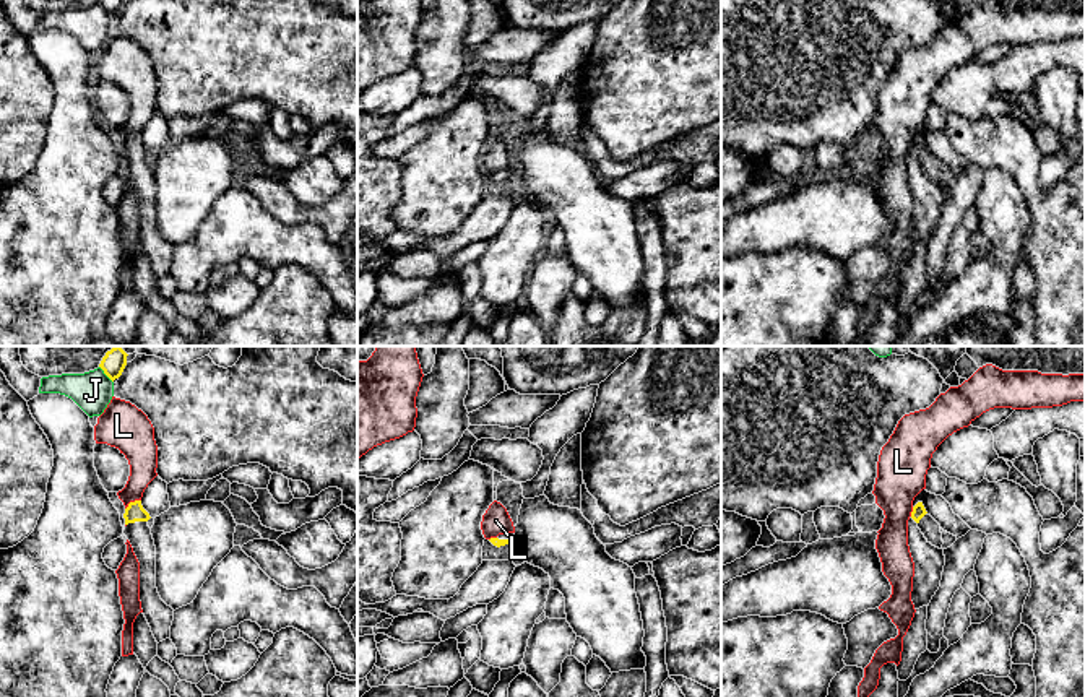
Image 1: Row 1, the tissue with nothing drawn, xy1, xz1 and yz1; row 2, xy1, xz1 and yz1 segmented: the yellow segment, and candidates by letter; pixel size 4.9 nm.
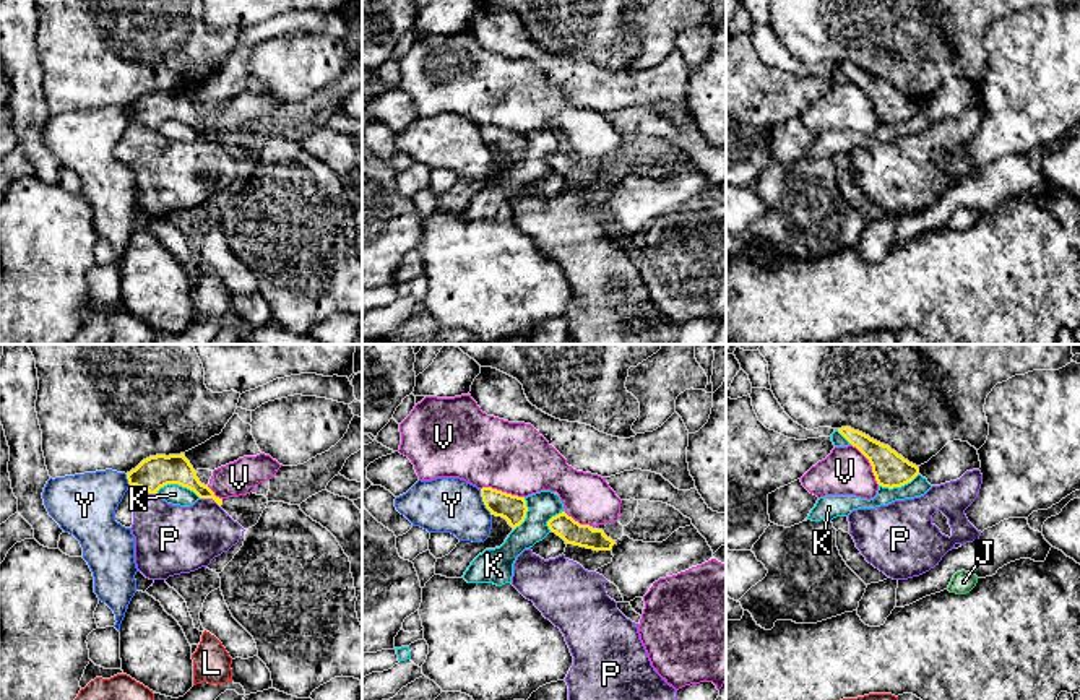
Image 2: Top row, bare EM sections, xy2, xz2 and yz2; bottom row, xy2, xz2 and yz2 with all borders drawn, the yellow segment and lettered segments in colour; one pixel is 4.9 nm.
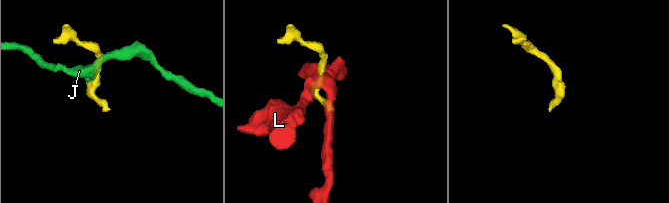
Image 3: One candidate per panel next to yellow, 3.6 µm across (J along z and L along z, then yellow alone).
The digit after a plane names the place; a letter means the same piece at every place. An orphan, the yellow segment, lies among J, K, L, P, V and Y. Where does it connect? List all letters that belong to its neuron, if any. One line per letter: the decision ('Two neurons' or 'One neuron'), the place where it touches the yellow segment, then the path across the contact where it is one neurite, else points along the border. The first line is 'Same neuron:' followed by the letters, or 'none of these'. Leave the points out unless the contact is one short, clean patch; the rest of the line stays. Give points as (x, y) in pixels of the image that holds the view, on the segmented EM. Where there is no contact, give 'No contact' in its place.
Same neuron: none of these
J: Two neurons. Touches yellow at xy1 (104, 372)
K: Two neurons. Touches yellow at xy2 (179, 484)
L: Two neurons. Touches yellow at xy1 (132, 502)
P: Two neurons. Touches yellow at xy2 (210, 497)
V: Two neurons. Touches yellow at xz2 (501, 491)
Y: Two neurons. Touches yellow at xz2 (483, 501). Boundary: xz2 (479, 489), (481, 501), (491, 515)

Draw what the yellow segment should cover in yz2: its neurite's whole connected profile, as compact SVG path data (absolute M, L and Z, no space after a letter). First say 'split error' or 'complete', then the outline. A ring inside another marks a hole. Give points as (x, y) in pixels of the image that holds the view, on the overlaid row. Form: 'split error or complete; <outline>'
complete; M841 427L838 432L869 460L879 486L888 489L901 487L919 474L916 465L905 460L888 445L851 427Z

